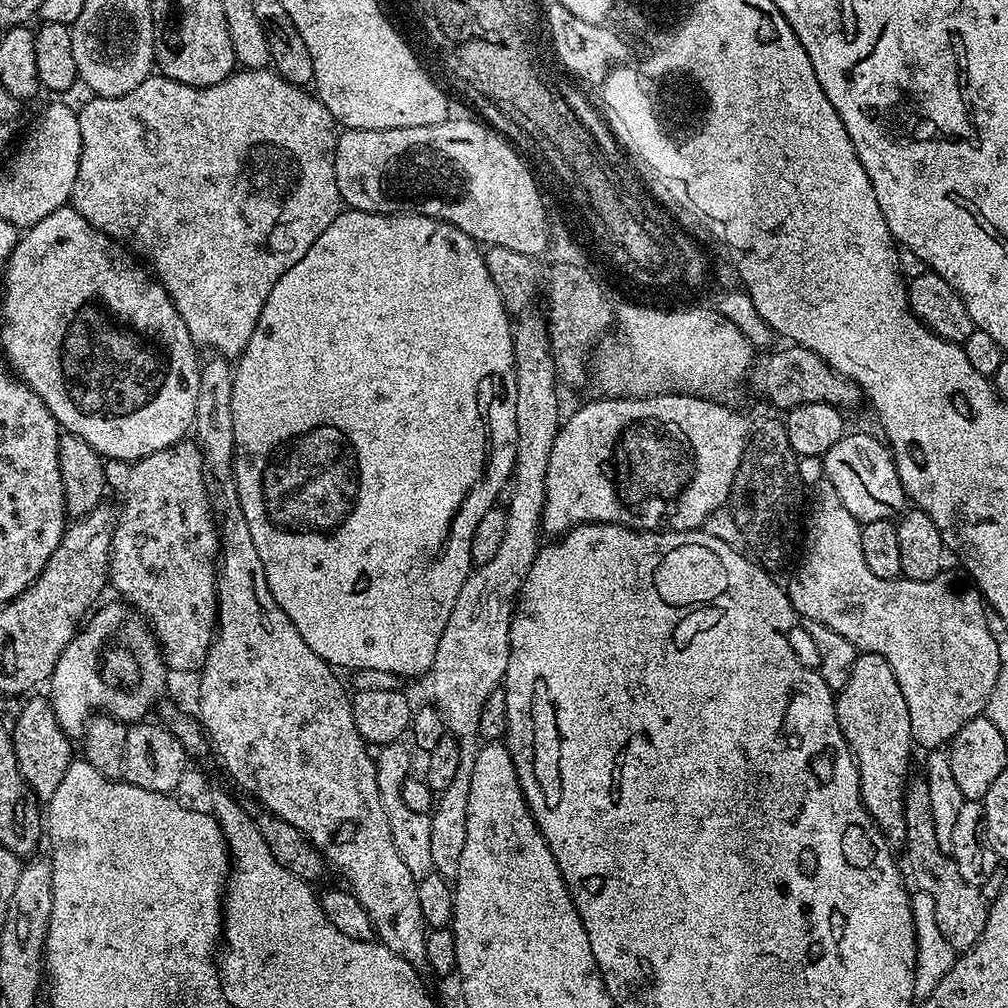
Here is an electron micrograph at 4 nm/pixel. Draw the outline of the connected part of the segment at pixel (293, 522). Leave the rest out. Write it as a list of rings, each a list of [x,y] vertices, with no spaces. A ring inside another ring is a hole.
[[[342,210],[322,230],[322,238],[306,250],[306,254],[290,270],[278,278],[272,287],[272,296],[266,298],[266,306],[262,308],[262,314],[256,323],[254,334],[250,334],[250,342],[244,347],[244,353],[238,357],[238,367],[235,369],[232,381],[234,382],[234,394],[232,395],[232,413],[234,414],[234,481],[236,480],[236,496],[240,513],[246,518],[246,526],[250,530],[250,538],[254,538],[254,546],[258,550],[258,558],[264,567],[266,582],[269,590],[274,594],[278,606],[286,610],[290,622],[306,638],[306,646],[314,650],[327,664],[337,669],[369,668],[370,670],[386,670],[390,674],[401,678],[407,676],[420,676],[431,669],[434,662],[434,654],[438,650],[438,642],[442,638],[442,630],[446,630],[446,622],[454,610],[454,602],[462,590],[462,586],[468,581],[468,573],[473,571],[474,561],[472,558],[472,539],[474,530],[478,530],[478,522],[491,508],[497,507],[502,493],[509,487],[512,478],[512,467],[516,461],[515,446],[515,342],[513,340],[513,321],[508,321],[509,309],[506,307],[505,297],[502,290],[490,276],[490,270],[484,261],[484,252],[481,245],[465,232],[457,230],[444,230],[440,232],[441,225],[436,222],[424,224],[423,215],[415,216],[415,211],[401,210],[399,212],[358,212],[355,210]]]

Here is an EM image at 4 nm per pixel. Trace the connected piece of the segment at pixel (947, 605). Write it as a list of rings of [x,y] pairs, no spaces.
[[[823,478],[814,487],[816,501],[812,504],[812,513],[807,513],[806,527],[802,532],[802,548],[804,553],[800,556],[800,565],[796,568],[796,573],[792,576],[792,581],[786,584],[786,591],[792,600],[792,607],[796,609],[801,617],[805,616],[805,621],[813,624],[825,624],[830,630],[842,634],[846,642],[850,642],[860,652],[873,652],[882,654],[886,662],[890,662],[890,670],[894,670],[894,678],[902,690],[902,698],[906,698],[906,710],[910,710],[910,730],[912,739],[917,745],[920,744],[924,750],[936,750],[947,745],[953,736],[958,734],[958,730],[966,722],[970,722],[975,716],[981,715],[988,707],[988,699],[994,690],[994,682],[998,682],[998,670],[1000,669],[1000,659],[998,658],[998,642],[994,634],[988,629],[989,613],[986,611],[986,601],[979,591],[971,583],[963,584],[960,580],[951,580],[948,574],[935,576],[932,580],[883,580],[877,578],[870,571],[870,566],[866,566],[866,558],[862,558],[862,538],[860,537],[861,523],[846,510],[842,504],[842,498],[834,490],[834,486],[826,478]]]

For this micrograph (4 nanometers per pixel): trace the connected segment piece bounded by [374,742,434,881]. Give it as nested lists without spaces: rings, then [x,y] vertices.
[[[400,742],[385,744],[375,753],[376,777],[378,778],[380,801],[390,822],[390,834],[394,834],[394,846],[398,846],[398,854],[402,854],[402,862],[406,862],[406,870],[410,870],[412,877],[419,881],[434,871],[430,858],[430,822],[432,817],[410,810],[400,797],[400,787],[413,771],[411,770],[412,756],[402,745],[403,743]]]

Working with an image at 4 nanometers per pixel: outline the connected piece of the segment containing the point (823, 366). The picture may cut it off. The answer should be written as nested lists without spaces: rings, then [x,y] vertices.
[[[787,346],[781,352],[772,352],[762,362],[753,363],[750,369],[752,388],[760,396],[776,404],[834,404],[841,409],[849,410],[862,400],[862,388],[855,379],[844,372],[831,368],[814,350],[799,346]]]

